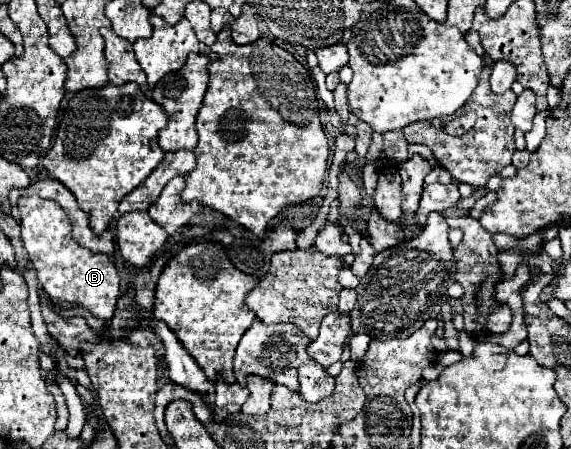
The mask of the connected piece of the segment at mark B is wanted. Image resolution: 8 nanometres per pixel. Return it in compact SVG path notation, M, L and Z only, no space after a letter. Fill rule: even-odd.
M27 195L19 199L21 211L21 239L37 269L39 283L51 297L53 305L61 309L83 307L101 321L109 321L115 311L115 303L121 295L119 275L115 265L107 255L91 253L89 249L77 245L71 235L69 215L59 207L59 203L41 199L39 195Z

